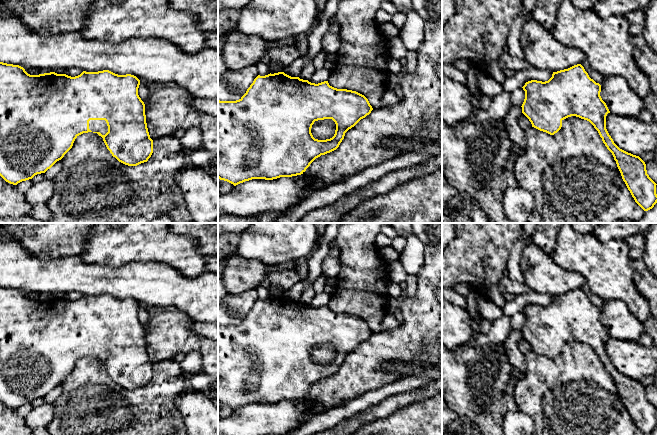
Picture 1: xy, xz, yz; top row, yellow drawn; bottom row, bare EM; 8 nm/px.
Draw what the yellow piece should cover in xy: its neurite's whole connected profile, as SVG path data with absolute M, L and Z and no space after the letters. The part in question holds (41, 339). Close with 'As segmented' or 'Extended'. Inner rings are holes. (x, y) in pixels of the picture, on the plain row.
M0 286L0 400L8 407L17 409L22 405L32 403L35 399L45 397L72 372L75 363L88 356L97 357L113 381L128 390L137 390L147 386L153 377L153 364L150 362L145 339L145 328L138 319L140 304L131 298L118 299L109 294L98 296L83 295L80 299L71 301L55 296L30 299L19 289Z. Extended

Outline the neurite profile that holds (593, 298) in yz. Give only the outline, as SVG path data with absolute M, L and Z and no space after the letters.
M585 282L581 289L584 291L585 295L588 297L589 301L593 303L596 307L603 307L605 304L605 301L602 300L598 295L593 293L588 285L587 282Z

